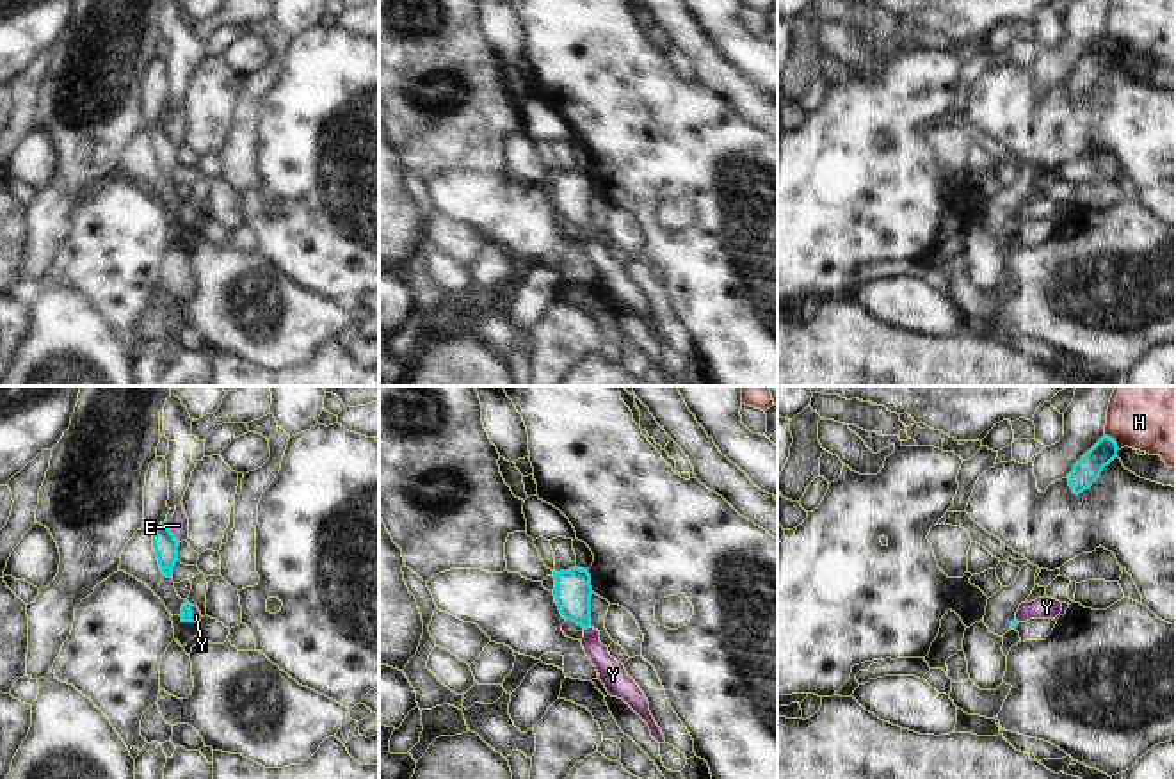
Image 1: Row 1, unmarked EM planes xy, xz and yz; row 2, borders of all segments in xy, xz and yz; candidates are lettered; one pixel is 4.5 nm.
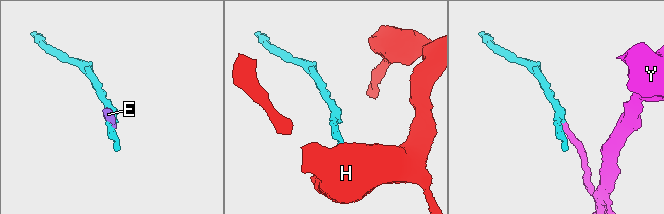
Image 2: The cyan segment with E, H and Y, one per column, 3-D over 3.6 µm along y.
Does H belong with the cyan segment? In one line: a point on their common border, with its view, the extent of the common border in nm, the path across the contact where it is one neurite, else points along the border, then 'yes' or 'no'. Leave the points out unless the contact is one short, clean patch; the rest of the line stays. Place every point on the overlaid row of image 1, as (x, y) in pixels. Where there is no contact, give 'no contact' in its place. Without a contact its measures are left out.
yz (1114, 441) | 100 nm | along yz (1105, 434), (1119, 449) | no

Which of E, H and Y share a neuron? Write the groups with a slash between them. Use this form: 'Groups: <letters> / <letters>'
Groups: E / H / Y

